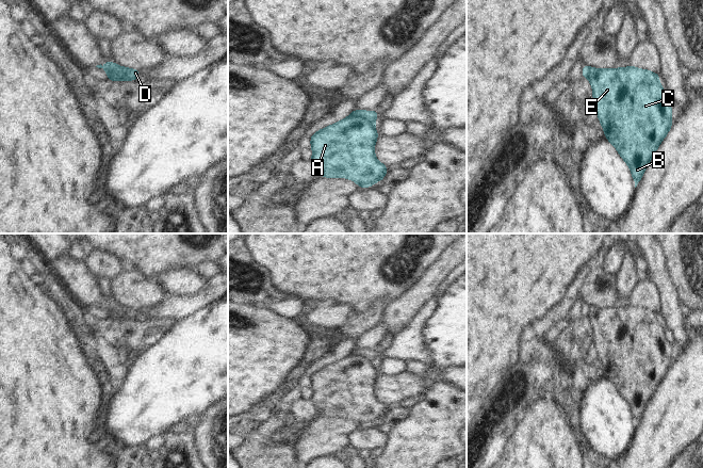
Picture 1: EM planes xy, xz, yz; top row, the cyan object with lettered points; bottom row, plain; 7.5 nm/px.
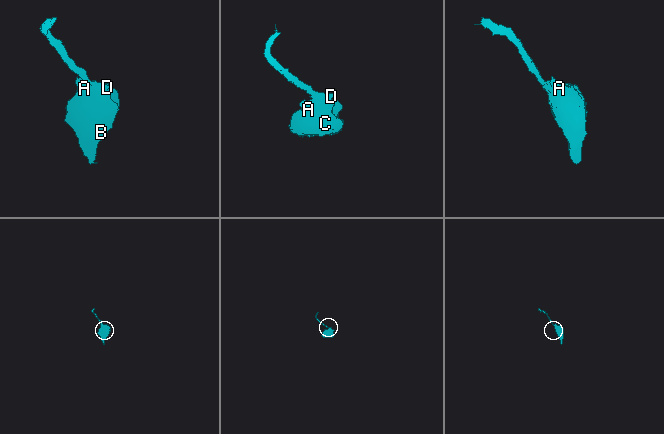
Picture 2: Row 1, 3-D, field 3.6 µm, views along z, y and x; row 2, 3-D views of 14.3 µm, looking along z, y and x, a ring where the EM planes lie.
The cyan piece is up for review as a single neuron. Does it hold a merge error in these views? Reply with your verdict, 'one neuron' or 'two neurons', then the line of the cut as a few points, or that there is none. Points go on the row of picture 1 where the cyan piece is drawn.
two neurons | xz (350, 114), (363, 117), (373, 125)

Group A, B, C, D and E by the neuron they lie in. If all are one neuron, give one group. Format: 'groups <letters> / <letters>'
groups A B C E / D

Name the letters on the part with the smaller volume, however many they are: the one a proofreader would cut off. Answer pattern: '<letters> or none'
D.

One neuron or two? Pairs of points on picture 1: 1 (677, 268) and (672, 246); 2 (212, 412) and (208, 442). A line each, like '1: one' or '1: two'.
1: one
2: one

